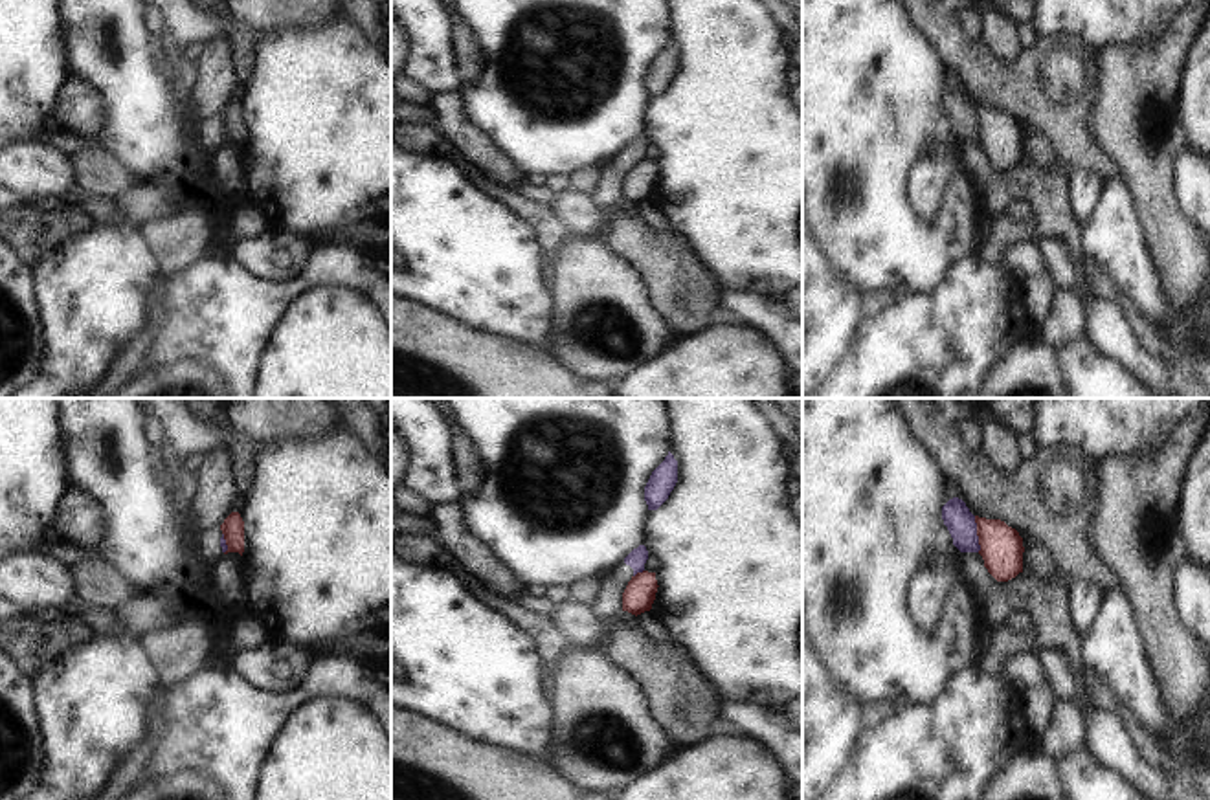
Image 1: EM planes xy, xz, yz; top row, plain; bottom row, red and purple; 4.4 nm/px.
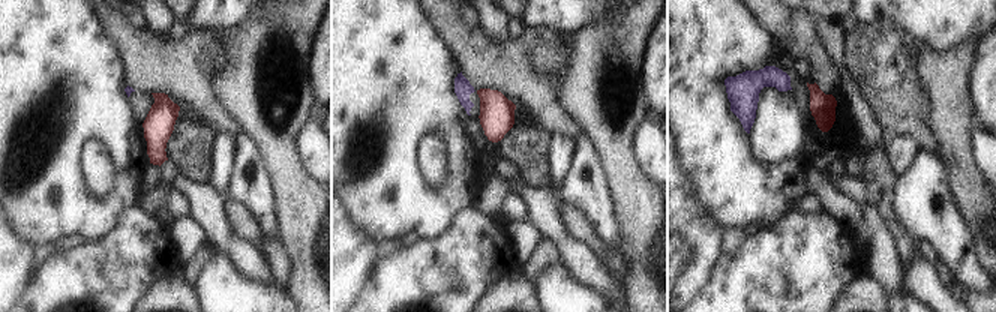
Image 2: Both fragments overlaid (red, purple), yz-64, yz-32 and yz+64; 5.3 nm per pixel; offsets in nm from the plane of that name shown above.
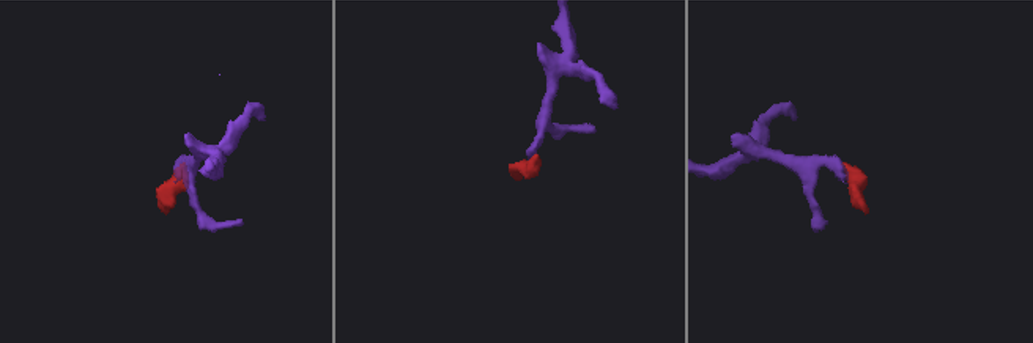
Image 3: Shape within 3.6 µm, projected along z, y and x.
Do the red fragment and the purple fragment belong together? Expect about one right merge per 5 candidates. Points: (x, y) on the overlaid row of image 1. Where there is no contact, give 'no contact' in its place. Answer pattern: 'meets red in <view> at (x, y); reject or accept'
meets red in yz at (977, 534); reject

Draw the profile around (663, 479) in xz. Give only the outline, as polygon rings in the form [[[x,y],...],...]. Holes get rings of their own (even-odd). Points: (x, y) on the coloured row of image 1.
[[[668,451],[665,461],[652,472],[644,486],[648,510],[657,510],[670,495],[678,483],[678,461]]]

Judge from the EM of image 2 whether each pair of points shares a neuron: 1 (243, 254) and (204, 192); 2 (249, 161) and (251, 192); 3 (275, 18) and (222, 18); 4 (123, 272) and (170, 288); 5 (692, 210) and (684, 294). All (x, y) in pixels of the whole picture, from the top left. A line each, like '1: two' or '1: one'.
1: one
2: one
3: two
4: two
5: one

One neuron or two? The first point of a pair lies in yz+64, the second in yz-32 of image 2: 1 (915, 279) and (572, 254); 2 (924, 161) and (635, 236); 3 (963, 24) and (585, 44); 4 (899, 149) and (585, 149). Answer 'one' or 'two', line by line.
1: one
2: two
3: two
4: two

